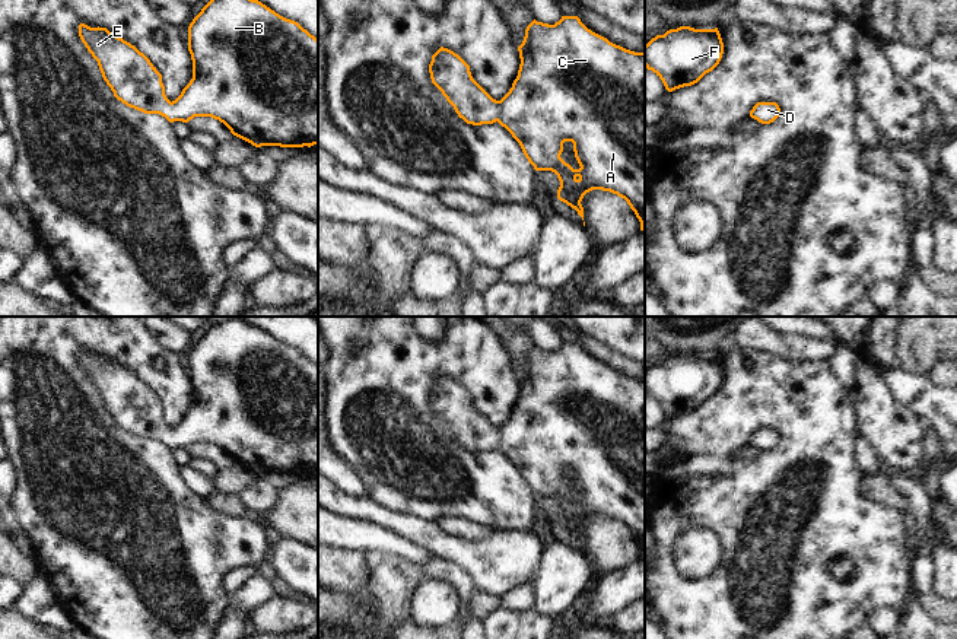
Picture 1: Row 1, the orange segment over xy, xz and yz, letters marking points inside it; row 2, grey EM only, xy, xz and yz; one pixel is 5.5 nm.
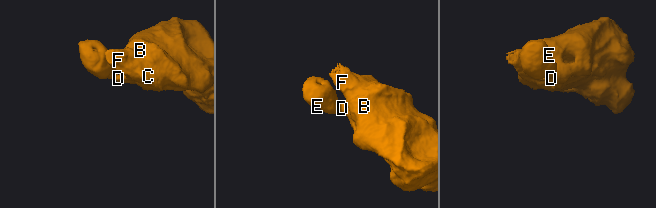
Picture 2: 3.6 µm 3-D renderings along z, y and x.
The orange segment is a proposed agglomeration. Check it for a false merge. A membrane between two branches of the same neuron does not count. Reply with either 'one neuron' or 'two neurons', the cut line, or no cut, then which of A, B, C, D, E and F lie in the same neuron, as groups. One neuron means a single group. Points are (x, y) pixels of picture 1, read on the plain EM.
one neuron; no cut; A B C D E F

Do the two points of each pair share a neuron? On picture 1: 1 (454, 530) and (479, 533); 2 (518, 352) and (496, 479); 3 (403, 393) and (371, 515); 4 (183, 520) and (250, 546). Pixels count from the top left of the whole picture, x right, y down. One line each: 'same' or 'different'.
1: same
2: different
3: different
4: same

